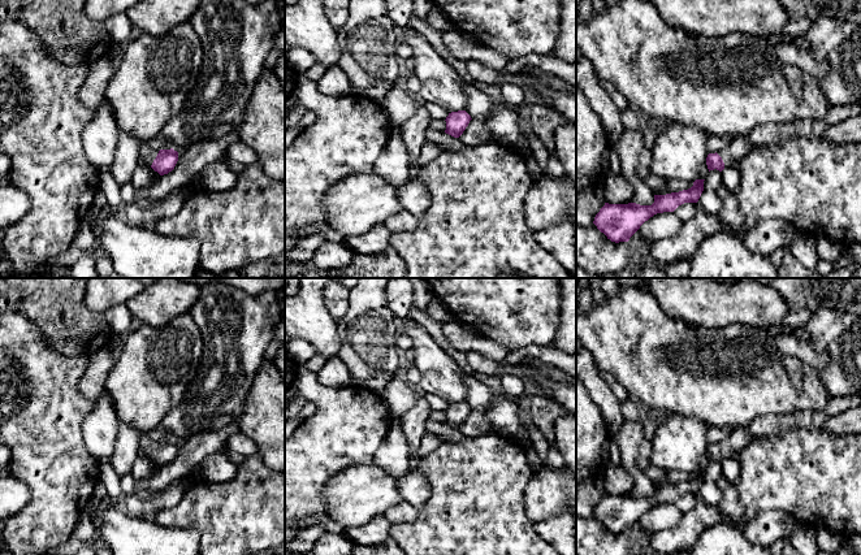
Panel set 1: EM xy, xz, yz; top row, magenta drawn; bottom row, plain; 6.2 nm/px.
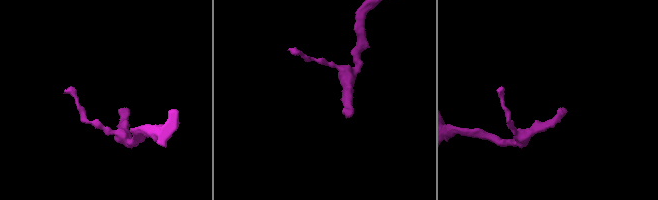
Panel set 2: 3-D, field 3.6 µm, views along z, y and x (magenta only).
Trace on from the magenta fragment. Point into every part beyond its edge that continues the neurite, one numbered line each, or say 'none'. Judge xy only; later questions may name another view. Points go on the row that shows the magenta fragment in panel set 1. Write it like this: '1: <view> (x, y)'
1: xy (147, 154)

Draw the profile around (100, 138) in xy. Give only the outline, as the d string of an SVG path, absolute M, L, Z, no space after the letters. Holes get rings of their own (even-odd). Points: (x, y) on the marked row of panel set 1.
M107 100L95 110L88 126L82 131L83 151L99 173L109 172L118 144L120 130Z

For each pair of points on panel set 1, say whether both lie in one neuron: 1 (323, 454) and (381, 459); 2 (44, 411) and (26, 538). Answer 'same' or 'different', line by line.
1: different
2: same

